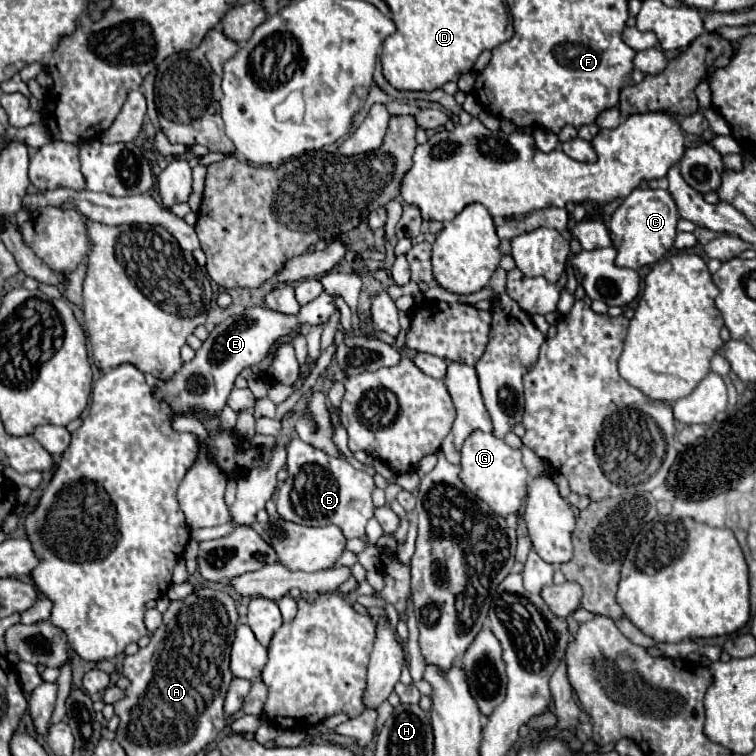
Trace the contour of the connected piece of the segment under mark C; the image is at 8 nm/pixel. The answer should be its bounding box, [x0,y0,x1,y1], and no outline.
[609,189,679,269]

